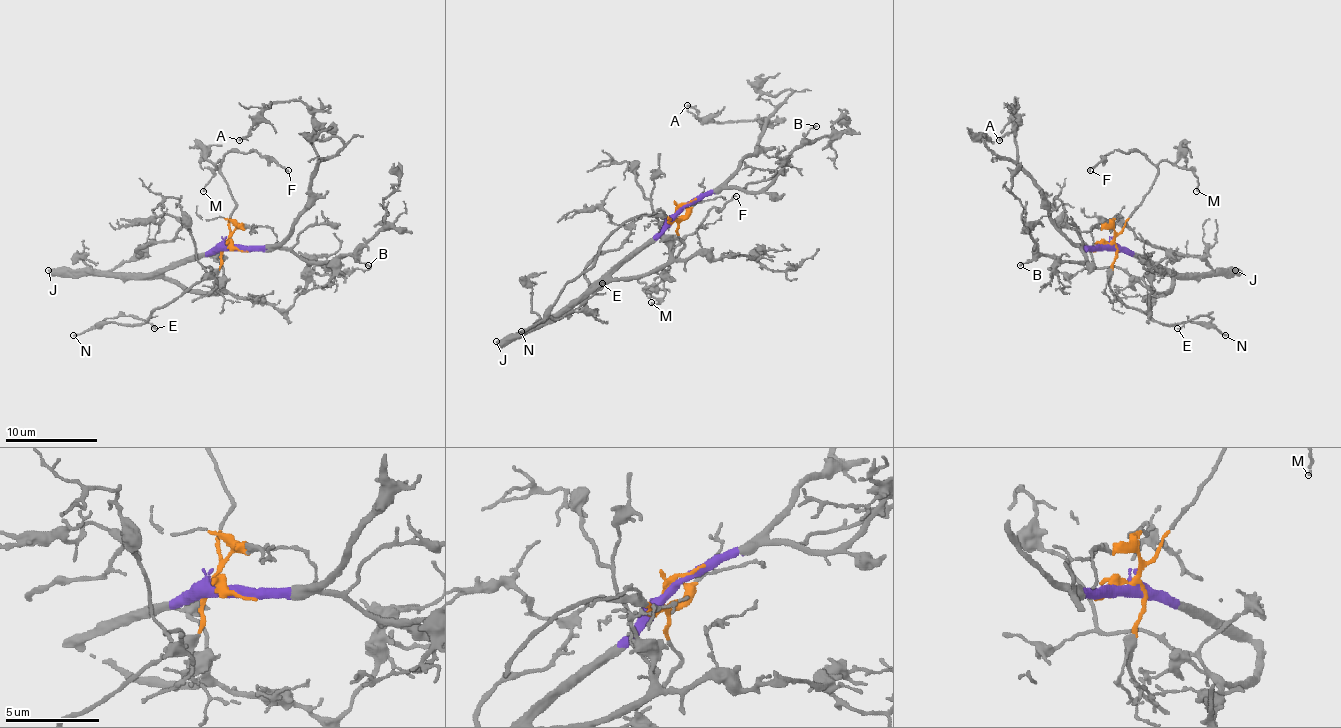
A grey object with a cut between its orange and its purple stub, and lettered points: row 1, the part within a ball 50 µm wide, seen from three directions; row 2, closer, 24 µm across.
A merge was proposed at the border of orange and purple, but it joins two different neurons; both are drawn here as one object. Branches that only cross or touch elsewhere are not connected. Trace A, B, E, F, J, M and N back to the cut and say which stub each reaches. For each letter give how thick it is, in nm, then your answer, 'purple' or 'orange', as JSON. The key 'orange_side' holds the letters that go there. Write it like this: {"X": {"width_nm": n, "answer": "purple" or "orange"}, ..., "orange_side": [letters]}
{"A": {"width_nm": 180, "answer": "purple"}, "B": {"width_nm": 130, "answer": "purple"}, "E": {"width_nm": 110, "answer": "orange"}, "F": {"width_nm": 130, "answer": "orange"}, "J": {"width_nm": 480, "answer": "purple"}, "M": {"width_nm": 130, "answer": "orange"}, "N": {"width_nm": 160, "answer": "orange"}, "orange_side": ["E", "F", "M", "N"]}

